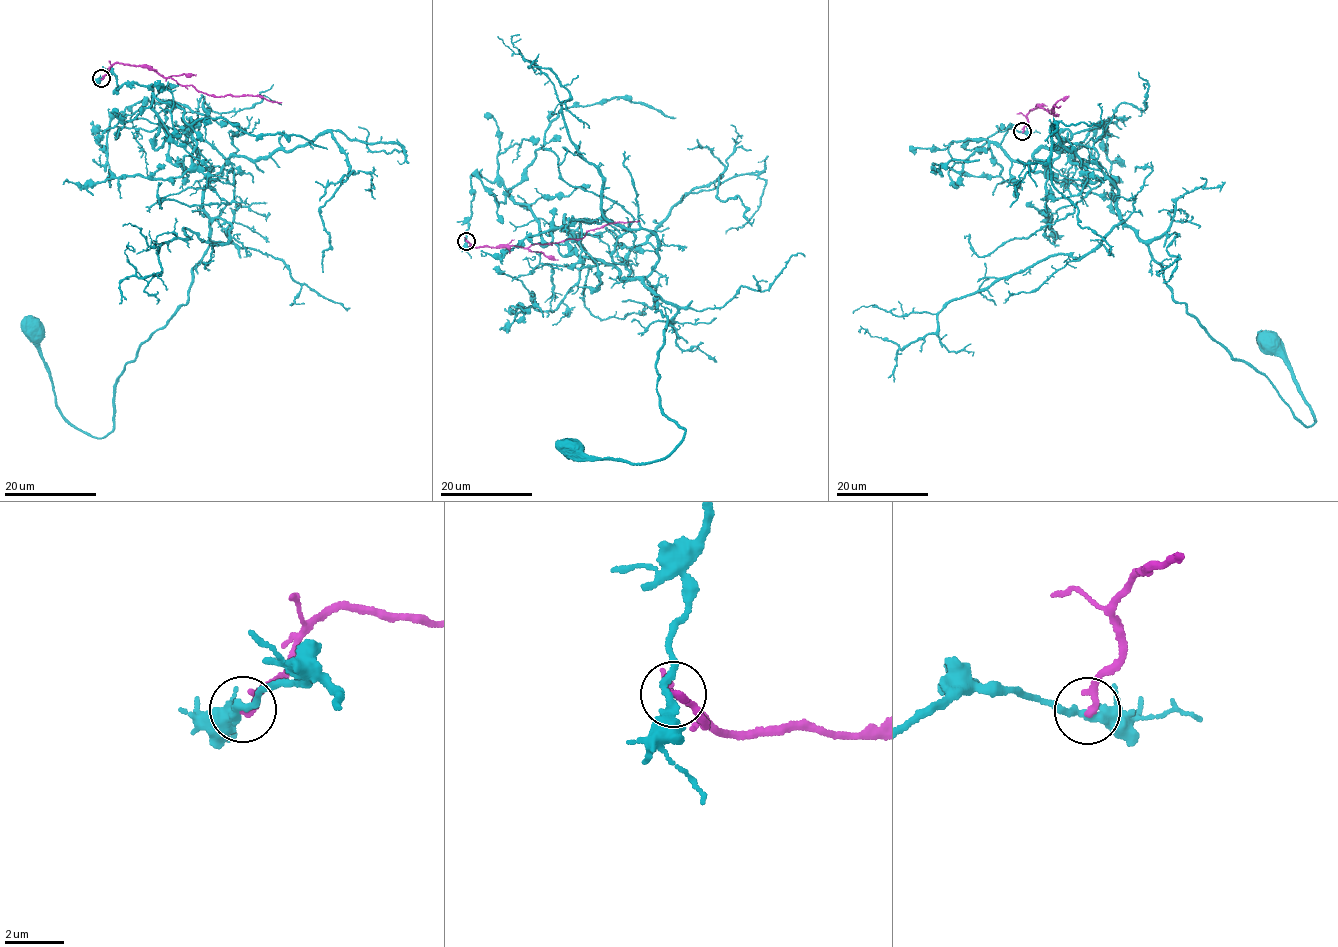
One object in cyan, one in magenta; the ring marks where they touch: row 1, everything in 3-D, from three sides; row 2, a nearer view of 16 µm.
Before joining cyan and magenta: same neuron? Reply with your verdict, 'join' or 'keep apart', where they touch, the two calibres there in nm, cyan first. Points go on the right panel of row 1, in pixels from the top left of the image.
keep apart; at (1022, 131); 280 nm thick on the cyan side, 240 nm on the other

